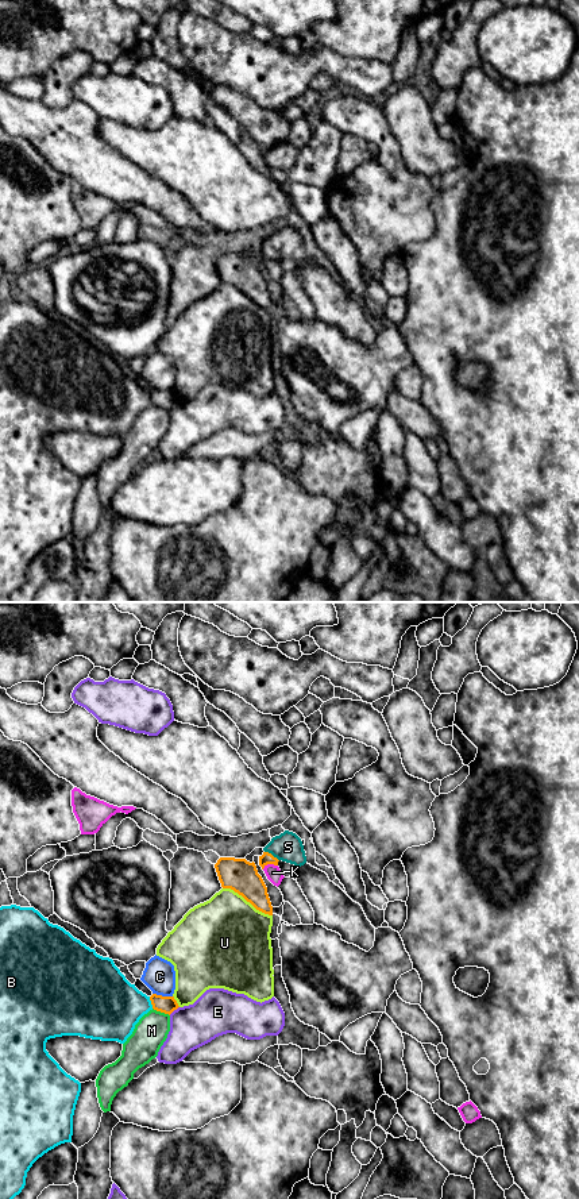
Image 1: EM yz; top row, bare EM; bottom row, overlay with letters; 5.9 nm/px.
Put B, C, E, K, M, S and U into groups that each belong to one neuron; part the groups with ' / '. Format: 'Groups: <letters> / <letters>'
Groups: B / C / E / K / M / S / U

